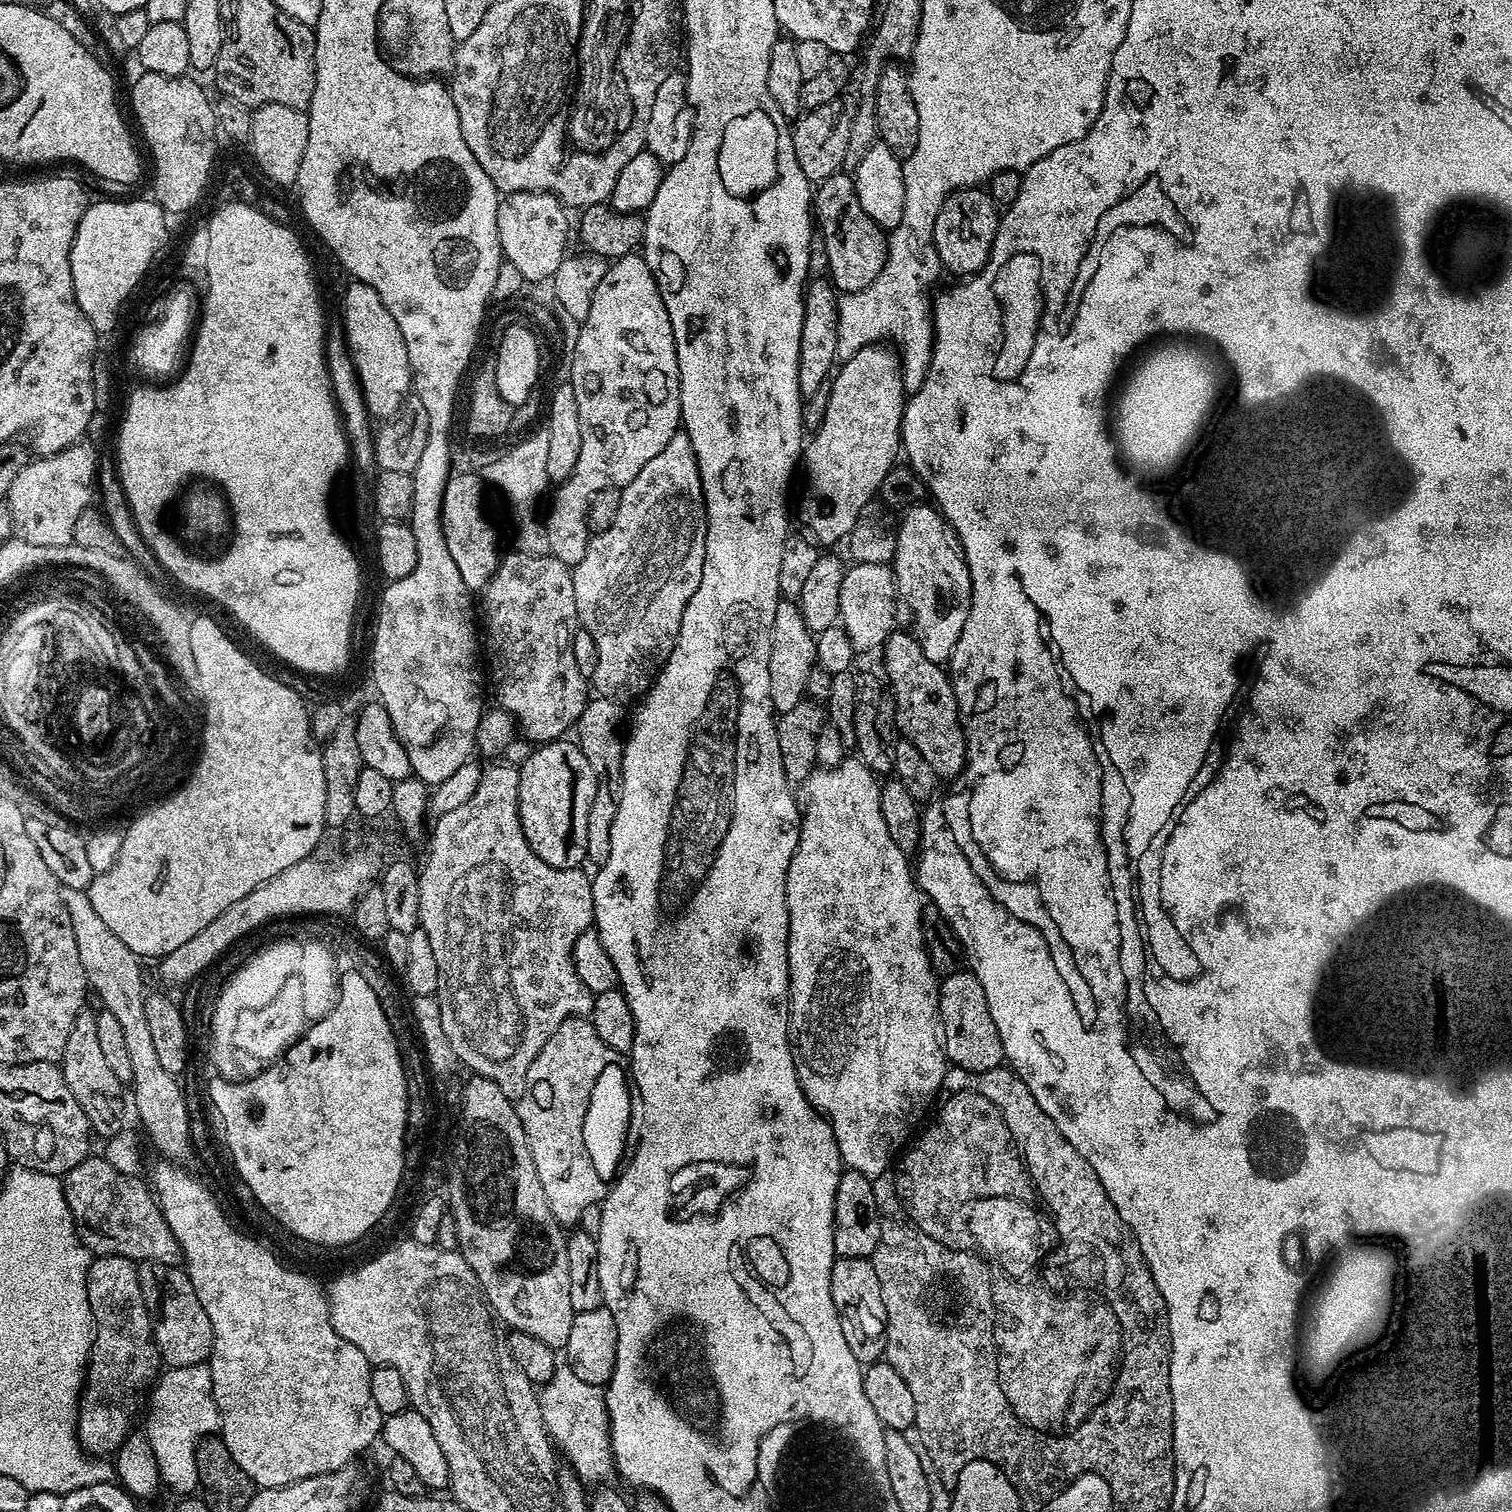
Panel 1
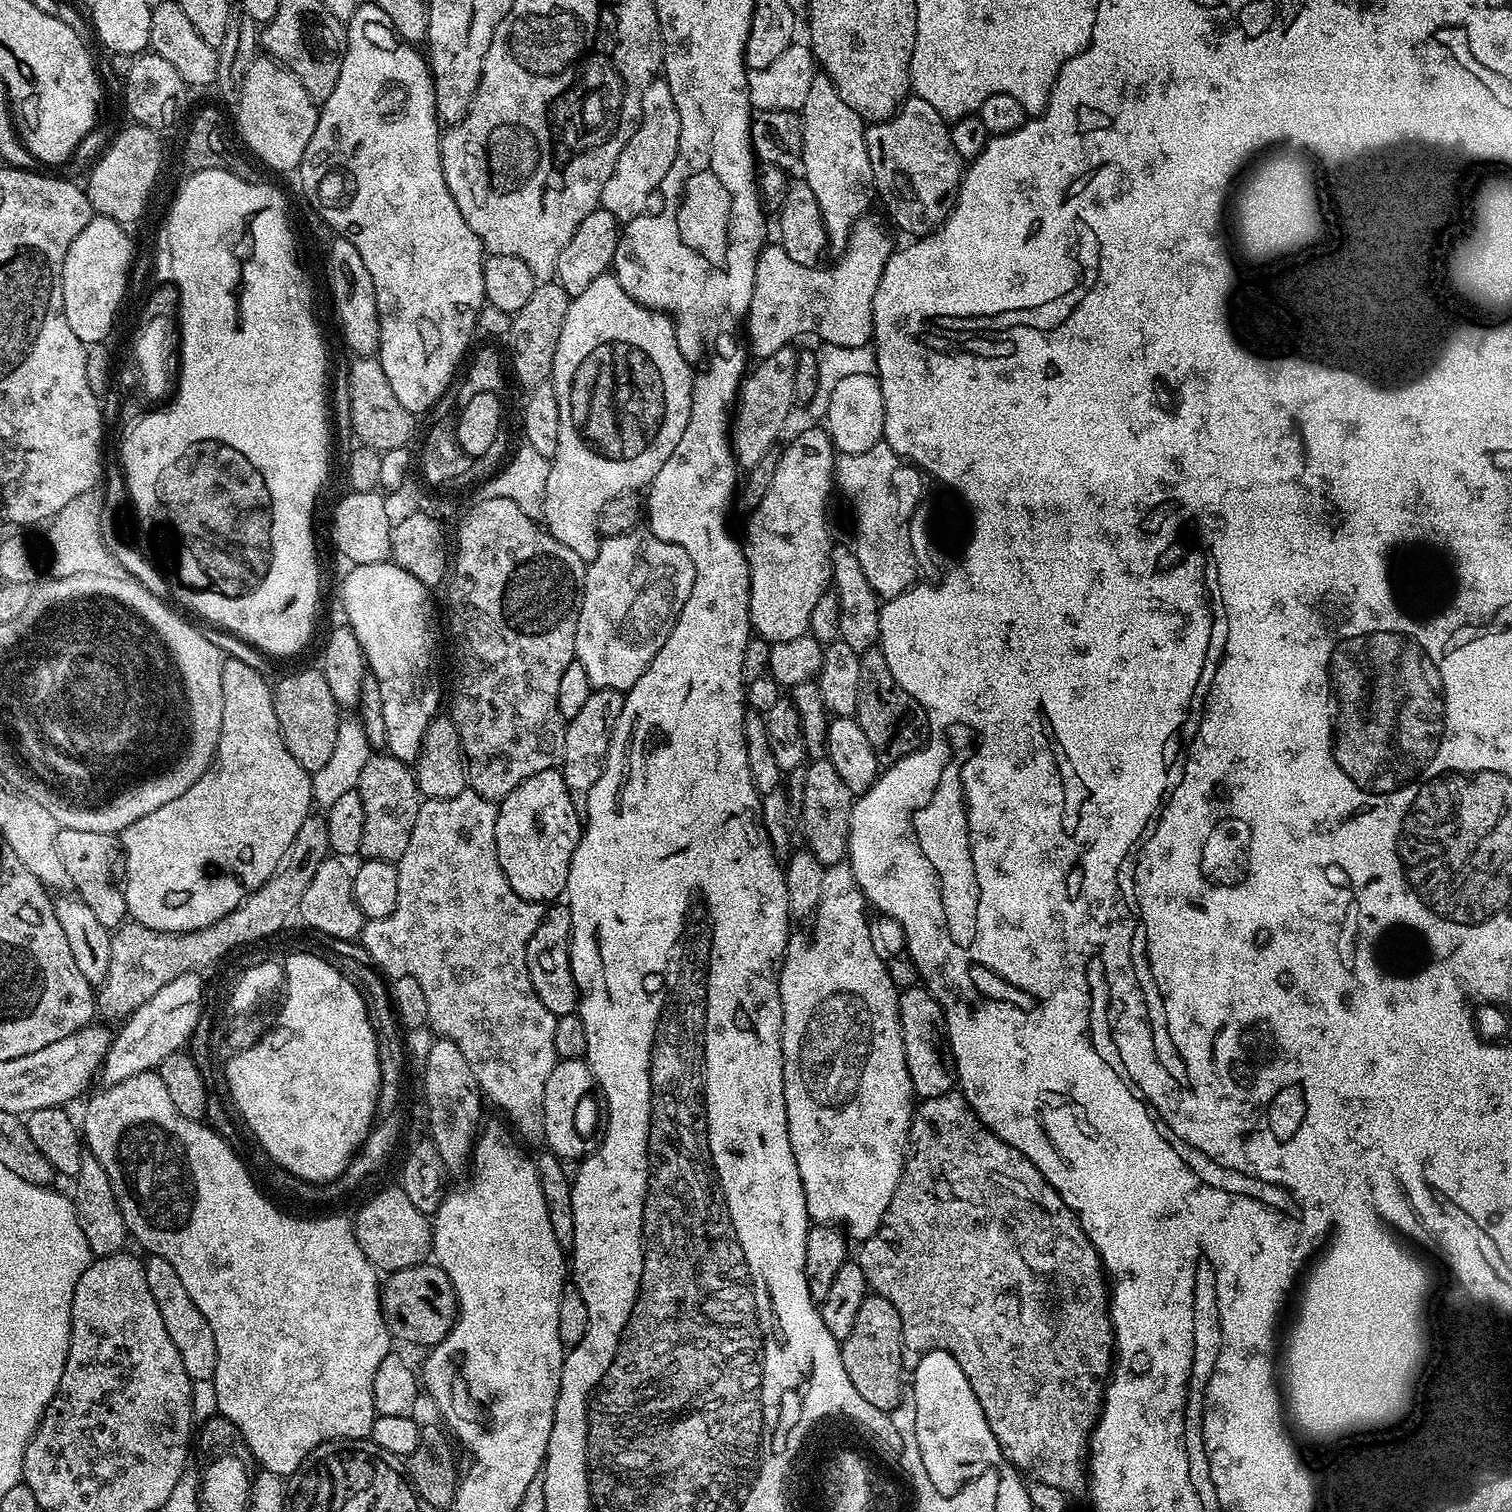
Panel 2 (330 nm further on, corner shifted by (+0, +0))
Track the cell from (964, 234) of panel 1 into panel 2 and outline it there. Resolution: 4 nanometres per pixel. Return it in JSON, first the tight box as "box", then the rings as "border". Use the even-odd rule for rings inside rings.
{"box":[864,94,962,238],"border":[[[912,94],[901,104],[895,116],[890,120],[878,120],[867,125],[864,137],[866,138],[866,150],[870,154],[870,170],[872,171],[872,182],[874,185],[875,195],[878,200],[884,203],[886,211],[892,215],[892,220],[904,232],[909,232],[909,237],[919,238],[921,236],[929,236],[931,232],[935,232],[941,224],[944,223],[946,217],[952,212],[952,208],[956,205],[956,192],[960,188],[960,178],[962,175],[962,161],[958,153],[954,150],[954,142],[949,125],[944,117],[938,114],[938,110],[934,110],[934,106],[930,106],[930,102],[926,102],[926,98]]]}

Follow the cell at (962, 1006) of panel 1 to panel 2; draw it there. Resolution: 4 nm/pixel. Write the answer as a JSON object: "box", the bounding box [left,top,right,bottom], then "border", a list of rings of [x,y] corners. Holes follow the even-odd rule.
{"box":[900,986,954,1100],"border":[[[917,986],[900,992],[900,1029],[913,1093],[920,1100],[929,1100],[953,1091],[954,1072],[946,1055],[944,1011],[927,988]]]}

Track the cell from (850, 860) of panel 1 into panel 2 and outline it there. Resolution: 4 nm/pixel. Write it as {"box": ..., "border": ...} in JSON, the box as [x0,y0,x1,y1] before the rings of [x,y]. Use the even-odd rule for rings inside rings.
{"box":[780,862,914,1242],"border":[[[841,862],[831,865],[824,873],[822,898],[818,898],[818,910],[814,917],[812,941],[789,939],[788,951],[784,953],[784,962],[780,966],[780,1001],[782,1002],[782,1058],[784,1059],[784,1097],[786,1098],[786,1118],[790,1146],[794,1150],[794,1162],[798,1162],[798,1174],[802,1178],[802,1190],[806,1194],[806,1210],[809,1221],[816,1224],[839,1226],[853,1241],[863,1242],[878,1230],[894,1190],[902,1178],[904,1158],[908,1151],[908,1131],[912,1125],[914,1111],[914,1093],[910,1082],[910,1070],[906,1066],[906,1050],[902,1042],[900,1029],[900,992],[888,973],[885,957],[876,953],[876,944],[872,941],[872,932],[868,929],[868,916],[864,913],[866,901],[862,890],[856,884],[851,867]]]}

